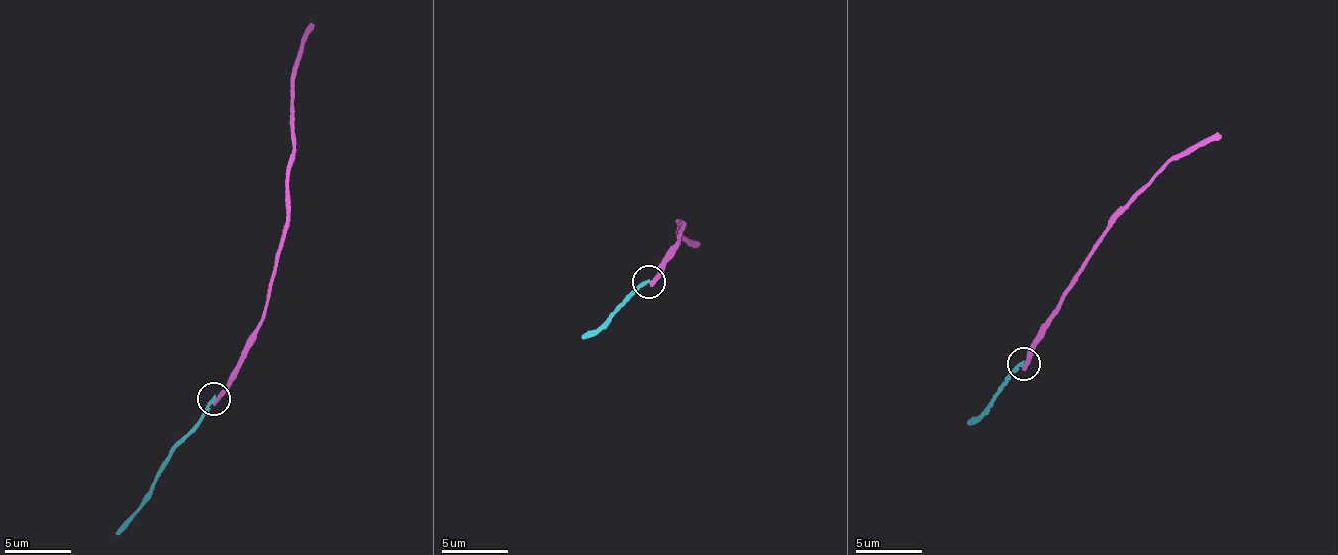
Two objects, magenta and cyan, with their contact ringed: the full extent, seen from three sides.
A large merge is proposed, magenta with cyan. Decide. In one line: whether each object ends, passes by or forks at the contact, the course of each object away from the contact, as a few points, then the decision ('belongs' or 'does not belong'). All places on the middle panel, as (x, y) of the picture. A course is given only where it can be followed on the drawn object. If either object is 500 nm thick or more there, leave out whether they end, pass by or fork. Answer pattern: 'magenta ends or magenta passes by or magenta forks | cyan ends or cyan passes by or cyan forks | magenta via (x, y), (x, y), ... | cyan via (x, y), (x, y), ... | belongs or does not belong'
magenta ends | cyan ends | magenta via (649, 282), (672, 245), (678, 243), (679, 219), (675, 230), (696, 242) | cyan via (649, 282), (603, 328), (583, 338) | does not belong

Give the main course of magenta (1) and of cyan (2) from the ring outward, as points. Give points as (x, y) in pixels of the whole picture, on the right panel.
1: (1024, 363), (1042, 324), (1058, 308), (1093, 244), (1126, 201), (1167, 159), (1219, 132)
2: (1024, 363), (987, 411), (969, 424)

